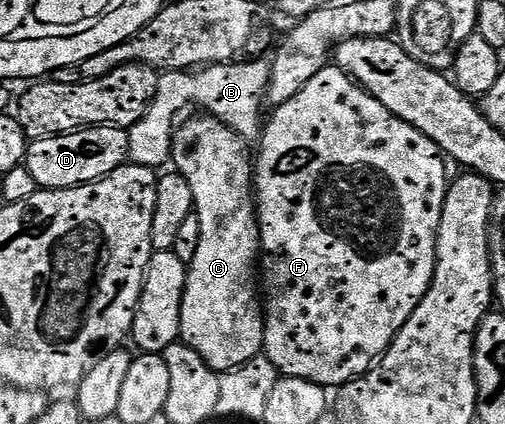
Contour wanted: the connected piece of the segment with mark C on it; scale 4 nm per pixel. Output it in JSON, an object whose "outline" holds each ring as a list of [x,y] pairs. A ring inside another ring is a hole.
{"outline":[[[199,114],[196,120],[187,120],[182,124],[183,121],[171,137],[173,164],[185,182],[189,182],[189,190],[193,190],[193,214],[201,222],[201,242],[197,242],[197,254],[193,254],[193,262],[187,270],[179,334],[182,343],[197,350],[209,367],[222,374],[240,368],[263,352],[265,316],[257,295],[257,261],[261,256],[261,245],[257,200],[253,195],[253,156],[247,153],[248,141],[206,114]]]}

